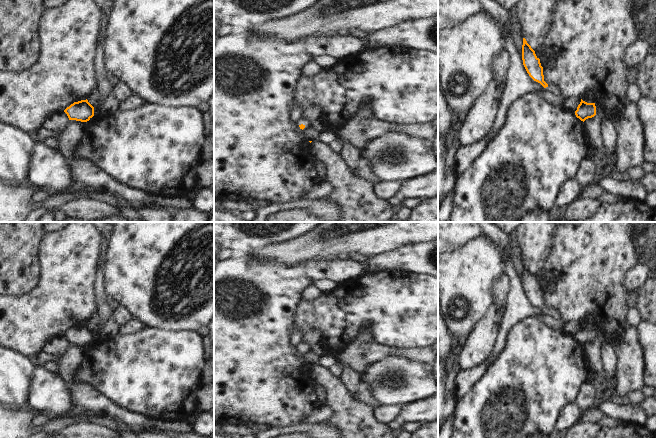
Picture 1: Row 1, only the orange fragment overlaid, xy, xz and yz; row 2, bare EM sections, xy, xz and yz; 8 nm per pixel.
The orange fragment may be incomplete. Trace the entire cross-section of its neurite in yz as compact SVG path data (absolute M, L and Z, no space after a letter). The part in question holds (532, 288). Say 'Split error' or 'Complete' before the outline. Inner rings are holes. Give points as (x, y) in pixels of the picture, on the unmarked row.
Complete. M523 262L522 269L522 284L529 300L544 312L548 311L548 308L544 305L543 291L541 290L540 283L536 280L535 275L527 267L525 262Z

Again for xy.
Complete. M86 323L74 326L64 336L69 344L87 346L94 340L94 331Z

